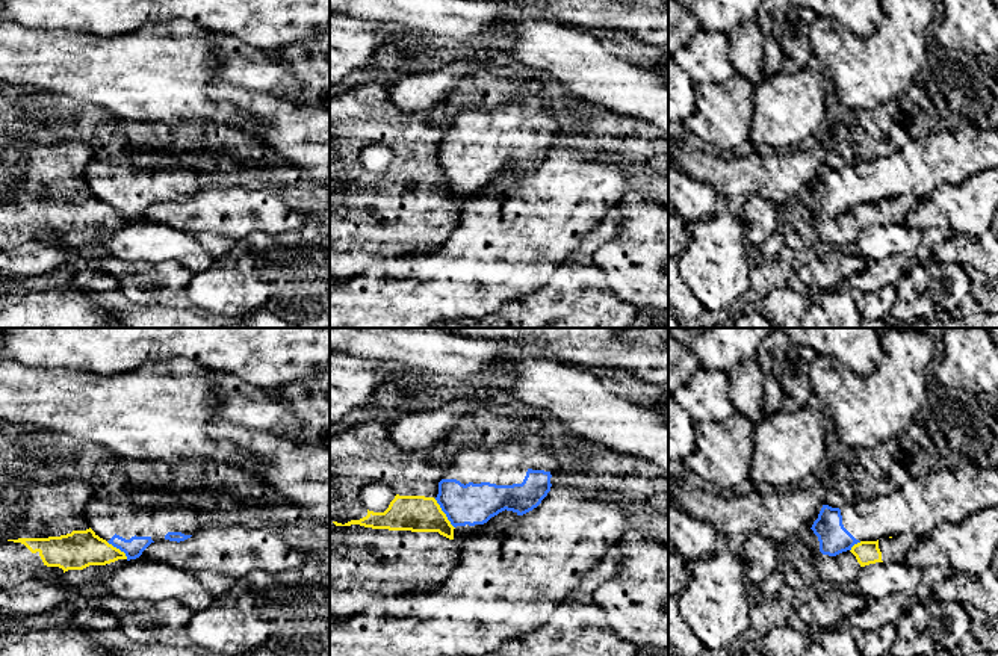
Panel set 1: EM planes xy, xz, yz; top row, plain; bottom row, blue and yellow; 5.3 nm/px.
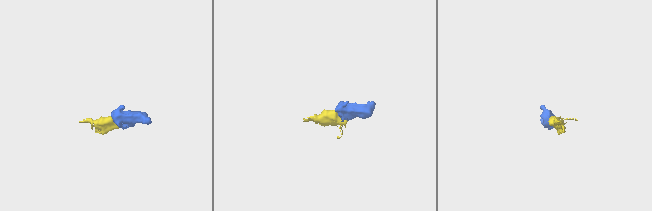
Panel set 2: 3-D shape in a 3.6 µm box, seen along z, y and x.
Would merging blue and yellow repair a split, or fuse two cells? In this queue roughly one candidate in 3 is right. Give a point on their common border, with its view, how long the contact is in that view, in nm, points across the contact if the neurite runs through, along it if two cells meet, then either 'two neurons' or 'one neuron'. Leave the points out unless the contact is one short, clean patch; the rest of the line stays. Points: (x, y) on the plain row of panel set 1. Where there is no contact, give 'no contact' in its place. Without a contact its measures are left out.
xz (445, 174) | 190 nm | along xz (434, 160), (454, 189) | two neurons

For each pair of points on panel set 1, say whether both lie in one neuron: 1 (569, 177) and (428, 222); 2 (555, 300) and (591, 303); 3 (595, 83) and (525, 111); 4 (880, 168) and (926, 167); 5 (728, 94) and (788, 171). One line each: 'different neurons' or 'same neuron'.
1: different neurons
2: same neuron
3: different neurons
4: same neuron
5: different neurons

